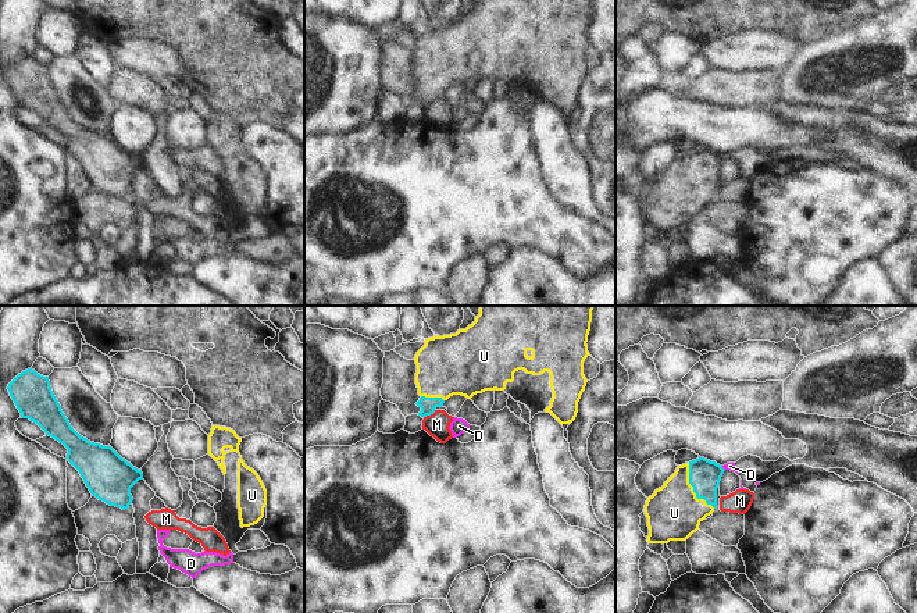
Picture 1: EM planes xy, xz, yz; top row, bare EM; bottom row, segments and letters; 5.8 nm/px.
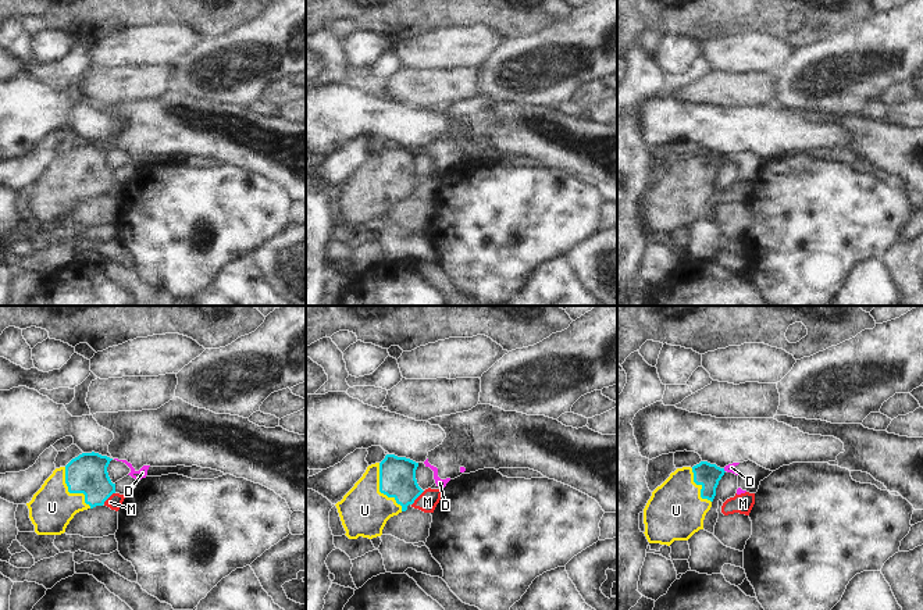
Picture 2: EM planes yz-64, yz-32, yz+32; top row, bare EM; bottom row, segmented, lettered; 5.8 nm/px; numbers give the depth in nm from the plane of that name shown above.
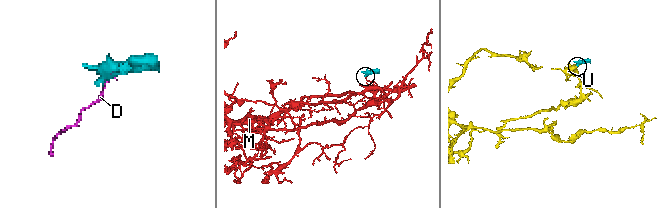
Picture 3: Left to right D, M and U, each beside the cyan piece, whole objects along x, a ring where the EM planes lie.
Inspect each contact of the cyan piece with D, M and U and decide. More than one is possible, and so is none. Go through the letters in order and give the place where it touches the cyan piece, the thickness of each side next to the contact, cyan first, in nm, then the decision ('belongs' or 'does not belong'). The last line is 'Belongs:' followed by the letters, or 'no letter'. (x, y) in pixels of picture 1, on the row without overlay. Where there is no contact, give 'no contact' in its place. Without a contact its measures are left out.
D: yz (723, 157) | 190/50 nm | does not belong
M: xz (430, 103) | 90/140 nm | does not belong
U: yz (694, 178) | 190/320 nm | belongs
Belongs: U

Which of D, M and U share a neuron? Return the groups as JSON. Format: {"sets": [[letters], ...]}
{"sets": [["D"], ["M"], ["U"]]}

